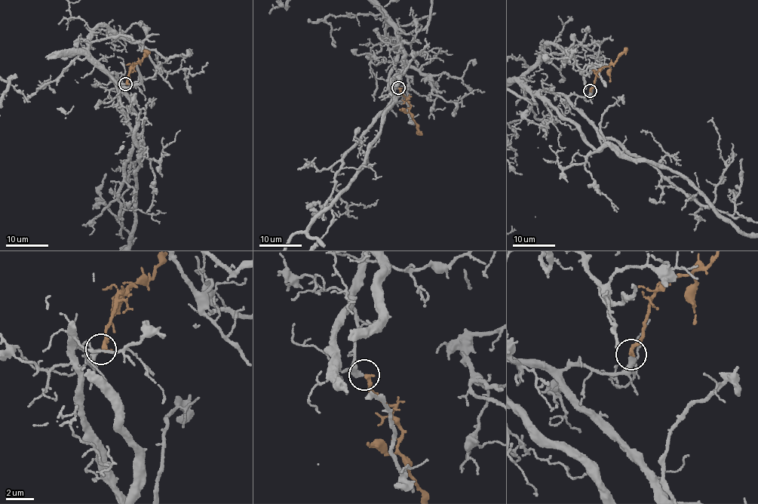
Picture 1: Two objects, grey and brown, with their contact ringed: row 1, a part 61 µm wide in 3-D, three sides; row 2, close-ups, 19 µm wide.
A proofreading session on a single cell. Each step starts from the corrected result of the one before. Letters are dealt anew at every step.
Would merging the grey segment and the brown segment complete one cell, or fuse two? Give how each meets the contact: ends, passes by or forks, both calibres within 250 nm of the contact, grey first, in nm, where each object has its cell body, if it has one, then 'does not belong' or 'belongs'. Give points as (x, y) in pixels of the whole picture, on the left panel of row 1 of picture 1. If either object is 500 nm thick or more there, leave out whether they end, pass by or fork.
grey ends; brown ends; calibres 380 and 320 nm; soma grey none; soma brown none; belongs

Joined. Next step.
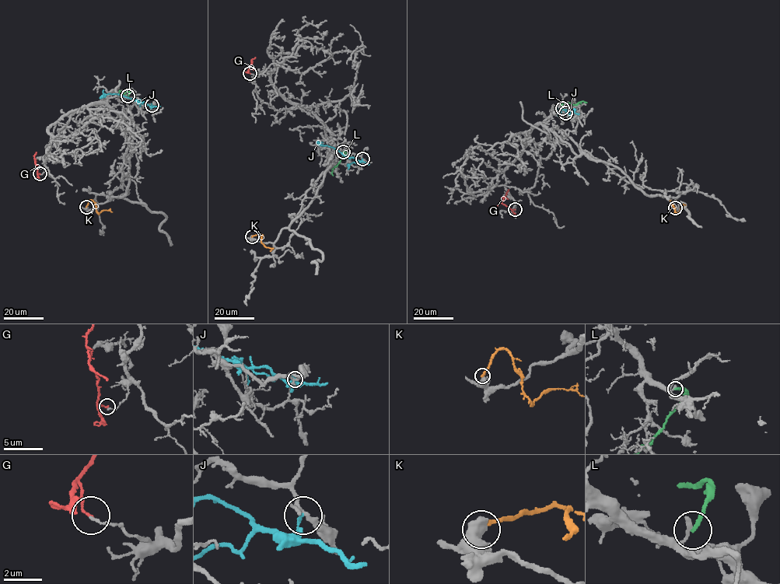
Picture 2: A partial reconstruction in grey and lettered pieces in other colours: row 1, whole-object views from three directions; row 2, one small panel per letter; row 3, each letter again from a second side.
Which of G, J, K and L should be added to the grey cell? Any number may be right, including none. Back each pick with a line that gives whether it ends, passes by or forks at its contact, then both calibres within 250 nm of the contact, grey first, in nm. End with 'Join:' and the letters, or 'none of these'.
G: it ends | 120/130 nm
Join: G

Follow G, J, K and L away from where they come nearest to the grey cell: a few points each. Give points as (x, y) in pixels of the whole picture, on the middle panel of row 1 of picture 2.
G: (250, 73), (251, 61), (253, 70)
J: (362, 159), (359, 161), (346, 156), (320, 144), (323, 142)
K: (252, 236), (261, 234), (261, 243), (271, 249), (270, 250)
L: (343, 152), (345, 154), (333, 169), (333, 176)

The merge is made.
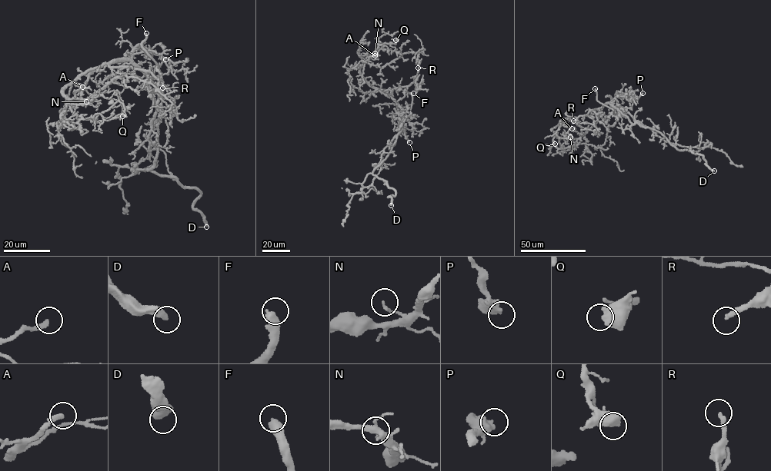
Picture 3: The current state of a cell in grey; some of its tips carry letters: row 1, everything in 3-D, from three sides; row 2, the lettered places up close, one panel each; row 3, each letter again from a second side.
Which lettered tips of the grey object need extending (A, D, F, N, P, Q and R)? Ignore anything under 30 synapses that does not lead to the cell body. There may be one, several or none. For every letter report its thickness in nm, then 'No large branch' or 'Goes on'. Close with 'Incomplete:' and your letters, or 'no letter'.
A: Thickness 240 nm. No large branch
D: Thickness 500 nm. Goes on
F: Thickness 500 nm. Goes on
N: Thickness 130 nm. No large branch
P: Thickness 320 nm. No large branch
Q: Thickness 650 nm. No large branch
R: Thickness 240 nm. Goes on
Incomplete: D, F, R

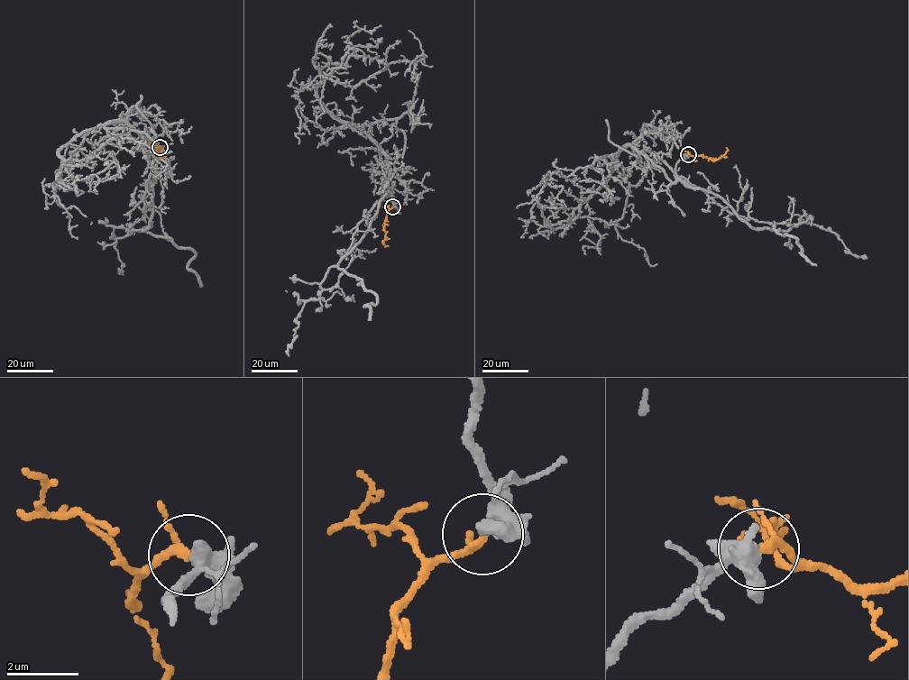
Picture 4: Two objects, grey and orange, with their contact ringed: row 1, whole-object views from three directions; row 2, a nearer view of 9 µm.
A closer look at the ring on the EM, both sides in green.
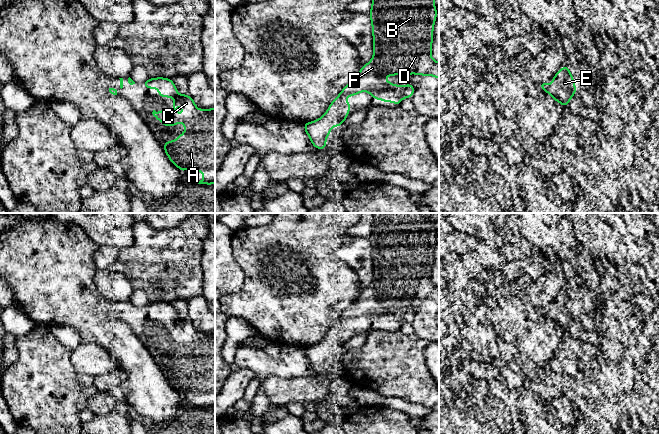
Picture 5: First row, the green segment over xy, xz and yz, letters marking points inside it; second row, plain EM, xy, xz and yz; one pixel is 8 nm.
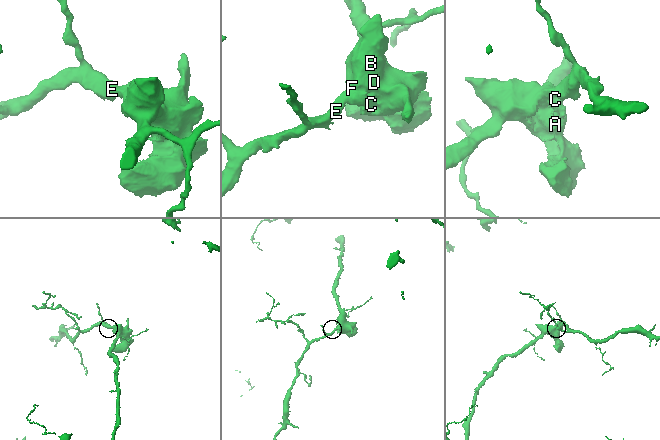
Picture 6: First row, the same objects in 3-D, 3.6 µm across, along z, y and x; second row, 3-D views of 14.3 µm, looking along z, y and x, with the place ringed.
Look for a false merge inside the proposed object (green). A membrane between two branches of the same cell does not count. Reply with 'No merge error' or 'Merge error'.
No merge error

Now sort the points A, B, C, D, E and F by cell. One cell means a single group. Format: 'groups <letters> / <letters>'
groups A B C D E F

